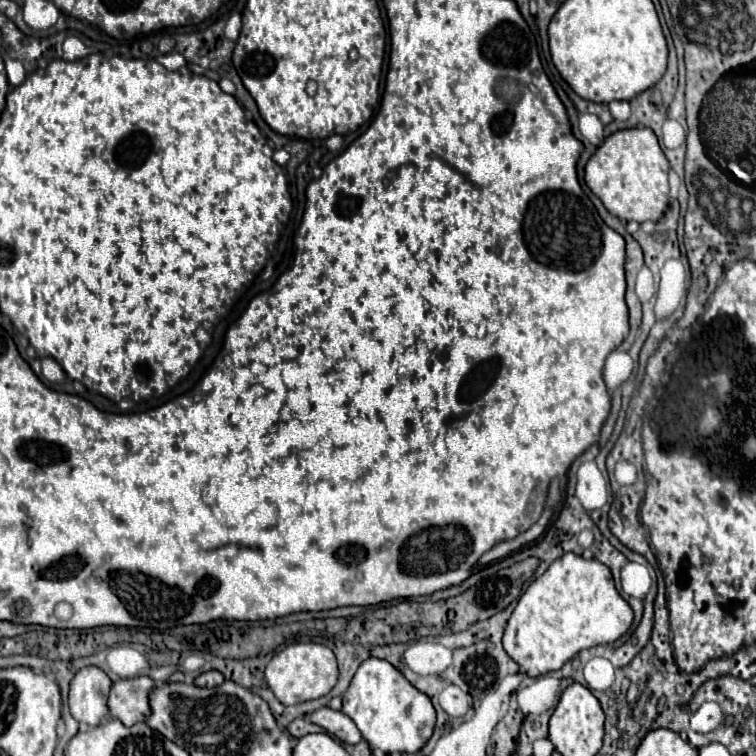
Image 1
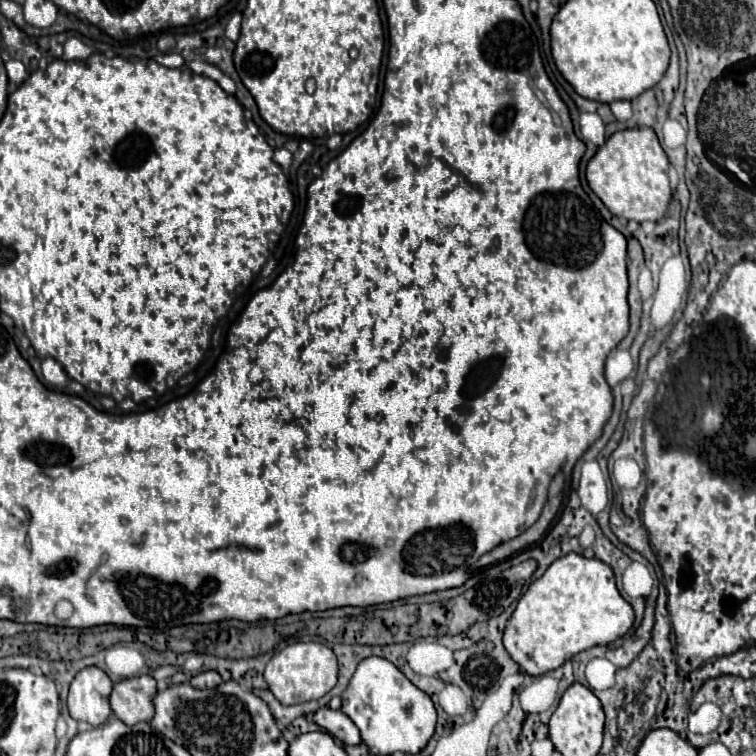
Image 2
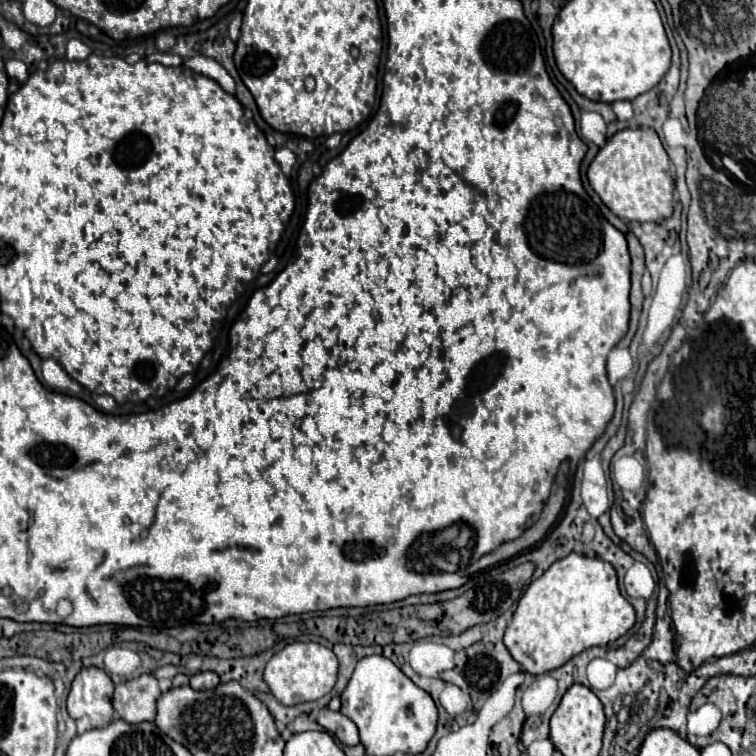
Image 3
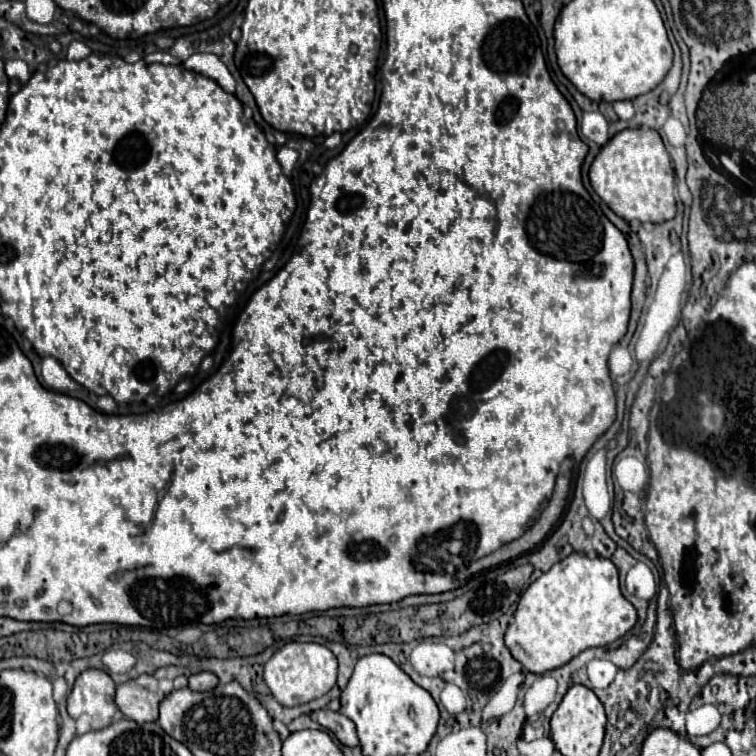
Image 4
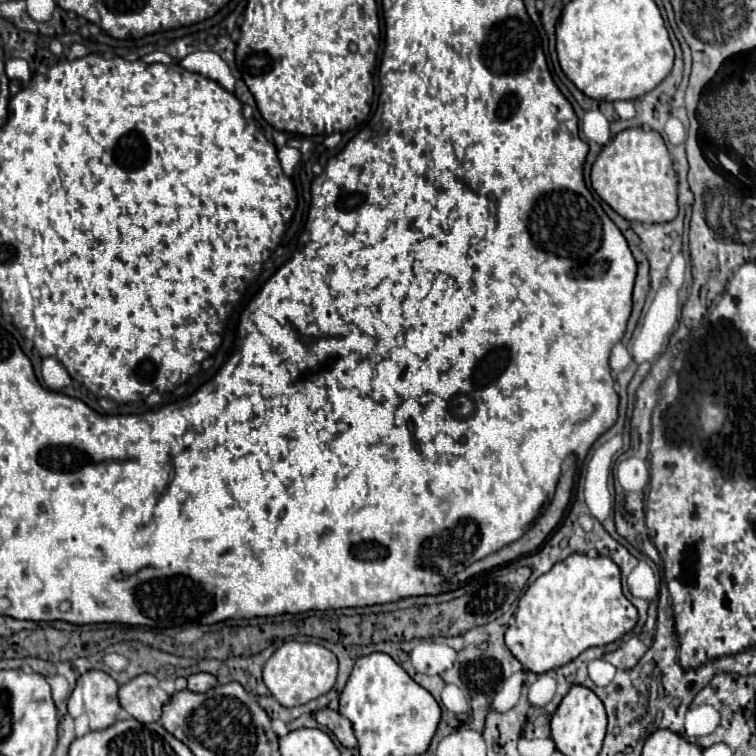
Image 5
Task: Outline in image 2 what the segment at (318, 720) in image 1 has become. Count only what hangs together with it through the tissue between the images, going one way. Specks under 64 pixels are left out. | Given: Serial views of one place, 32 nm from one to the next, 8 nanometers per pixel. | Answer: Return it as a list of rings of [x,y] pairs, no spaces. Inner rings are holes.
[[[320,708],[314,714],[314,722],[324,728],[328,734],[332,734],[334,738],[338,738],[340,742],[354,746],[360,744],[360,732],[356,728],[356,724],[344,716],[344,712],[334,712],[330,708]]]

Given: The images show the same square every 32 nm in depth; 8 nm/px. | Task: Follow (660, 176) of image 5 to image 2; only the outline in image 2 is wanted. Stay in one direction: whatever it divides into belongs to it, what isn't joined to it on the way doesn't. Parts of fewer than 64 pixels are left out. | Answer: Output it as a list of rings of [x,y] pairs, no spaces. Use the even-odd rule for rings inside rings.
[[[630,128],[612,134],[588,162],[586,180],[604,206],[622,220],[660,220],[670,206],[672,188],[668,180],[668,156],[652,128]]]

